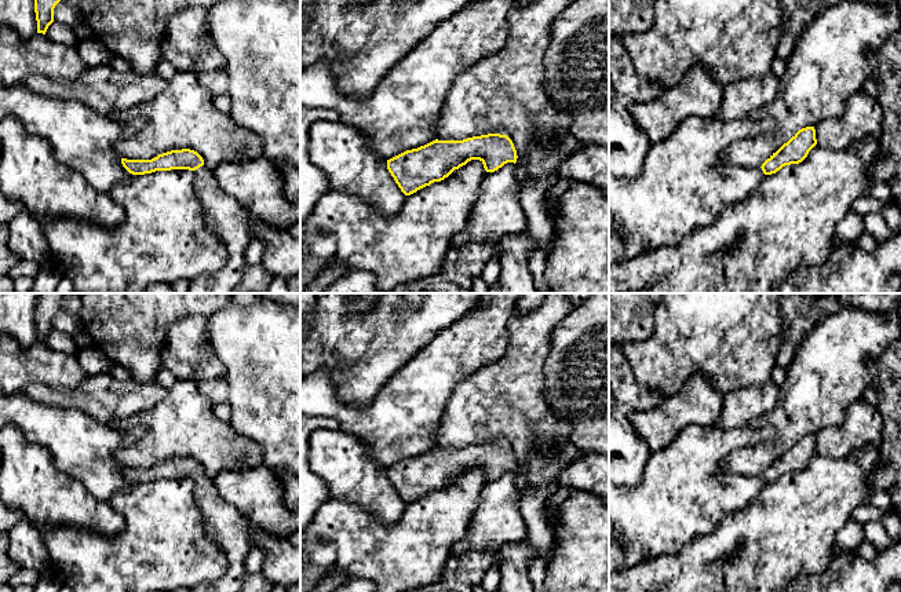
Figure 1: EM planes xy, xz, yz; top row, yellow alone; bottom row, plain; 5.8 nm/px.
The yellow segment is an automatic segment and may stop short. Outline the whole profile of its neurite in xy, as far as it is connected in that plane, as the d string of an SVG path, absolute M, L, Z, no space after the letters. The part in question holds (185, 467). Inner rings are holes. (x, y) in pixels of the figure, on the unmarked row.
M190 457L171 458L152 468L121 467L123 475L132 483L156 479L189 478L193 480L193 497L203 515L204 530L226 556L226 570L209 585L201 584L190 592L238 592L247 577L245 560L251 552L251 523L218 493L203 465Z

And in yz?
M814 435L799 438L787 452L773 461L763 472L765 483L771 483L785 474L802 471L817 453Z

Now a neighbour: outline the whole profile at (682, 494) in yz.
M756 423L738 428L687 425L660 452L652 453L636 486L609 483L609 575L661 555L675 555L698 536L711 534L729 515L745 508L762 490L762 476L722 472L722 461L734 450L755 446L771 436L771 428Z

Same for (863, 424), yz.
M861 398L847 409L839 425L821 430L814 435L817 453L843 457L865 445L879 447L882 431L883 419L879 410Z

